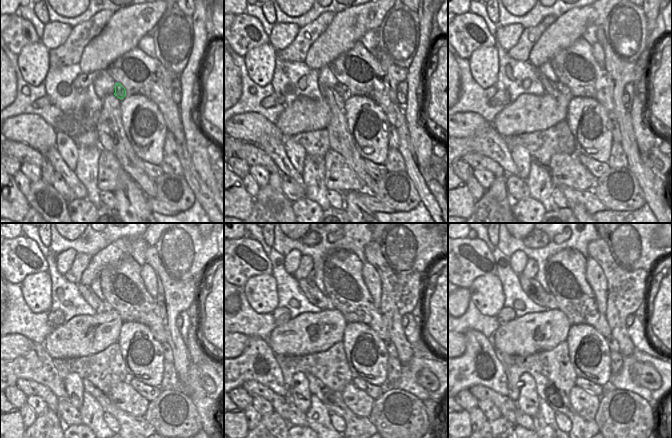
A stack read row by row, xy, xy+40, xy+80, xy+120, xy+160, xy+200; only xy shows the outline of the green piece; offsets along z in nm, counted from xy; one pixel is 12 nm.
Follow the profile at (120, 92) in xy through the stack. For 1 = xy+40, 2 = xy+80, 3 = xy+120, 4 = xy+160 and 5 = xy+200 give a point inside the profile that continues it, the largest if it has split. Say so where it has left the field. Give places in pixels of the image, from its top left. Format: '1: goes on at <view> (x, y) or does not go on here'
1: goes on at xy+40 (342, 90)
2: goes on at xy+80 (528, 113)
3: goes on at xy+120 (83, 335)
4: goes on at xy+160 (310, 332)
5: goes on at xy+200 (537, 331)

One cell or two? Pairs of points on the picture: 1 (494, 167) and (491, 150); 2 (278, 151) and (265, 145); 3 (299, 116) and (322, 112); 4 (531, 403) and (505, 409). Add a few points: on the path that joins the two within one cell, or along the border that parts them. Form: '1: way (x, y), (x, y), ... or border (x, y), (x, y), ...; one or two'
1: border (471, 151), (493, 159), (506, 174); two
2: way (275, 150), (268, 145); one
3: way (305, 115), (314, 115), (316, 113); one
4: border (515, 402), (518, 407); two

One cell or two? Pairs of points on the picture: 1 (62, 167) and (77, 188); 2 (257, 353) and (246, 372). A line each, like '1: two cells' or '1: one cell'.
1: one cell
2: one cell

